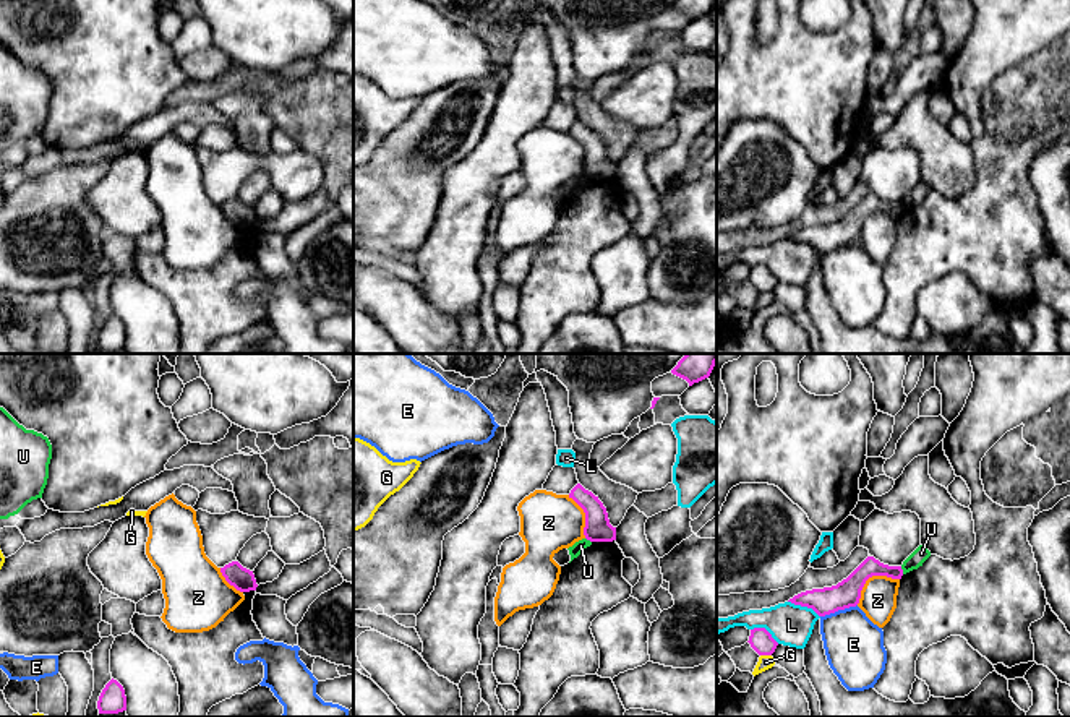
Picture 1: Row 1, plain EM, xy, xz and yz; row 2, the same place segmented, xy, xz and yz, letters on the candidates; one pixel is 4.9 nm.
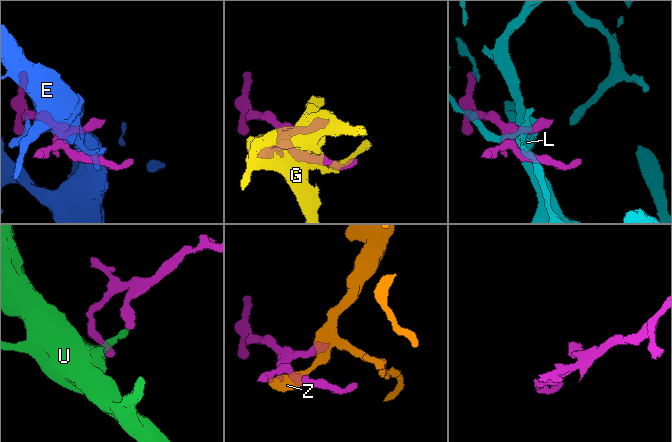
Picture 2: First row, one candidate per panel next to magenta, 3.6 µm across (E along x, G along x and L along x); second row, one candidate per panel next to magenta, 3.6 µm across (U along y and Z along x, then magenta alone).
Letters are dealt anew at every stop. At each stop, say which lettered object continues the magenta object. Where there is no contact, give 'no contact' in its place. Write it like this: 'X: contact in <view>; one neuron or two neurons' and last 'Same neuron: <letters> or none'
E: contact in yz; two neurons
G: contact in yz; two neurons
L: contact in yz; two neurons
U: contact in yz; two neurons
Z: contact in yz; two neurons
Same neuron: none

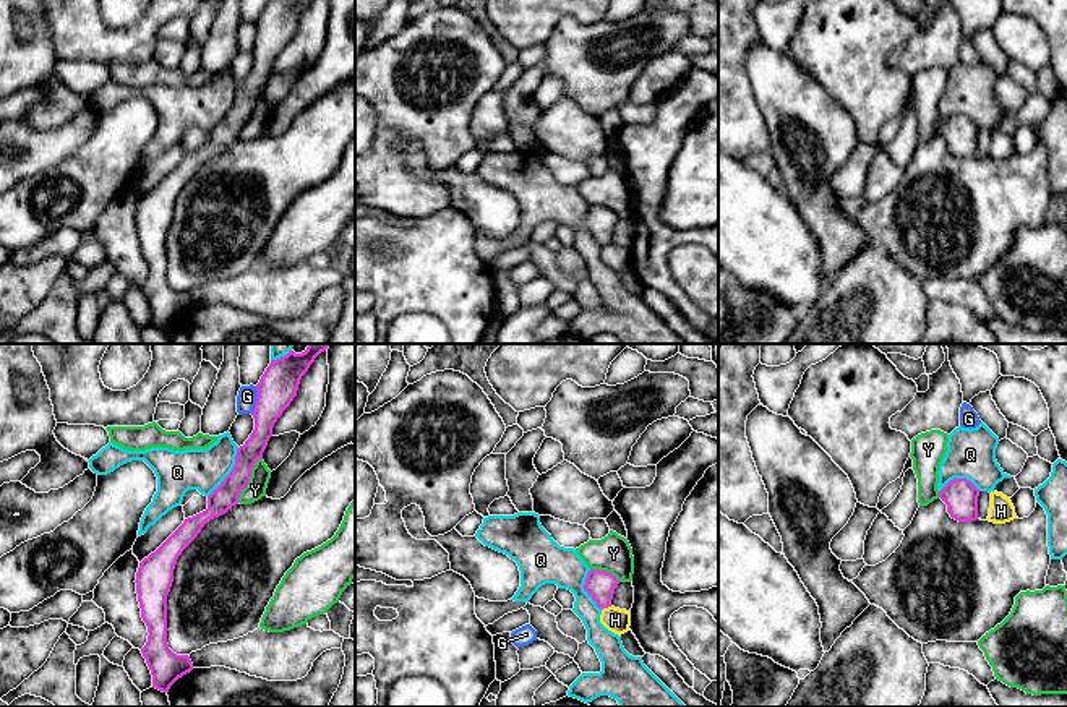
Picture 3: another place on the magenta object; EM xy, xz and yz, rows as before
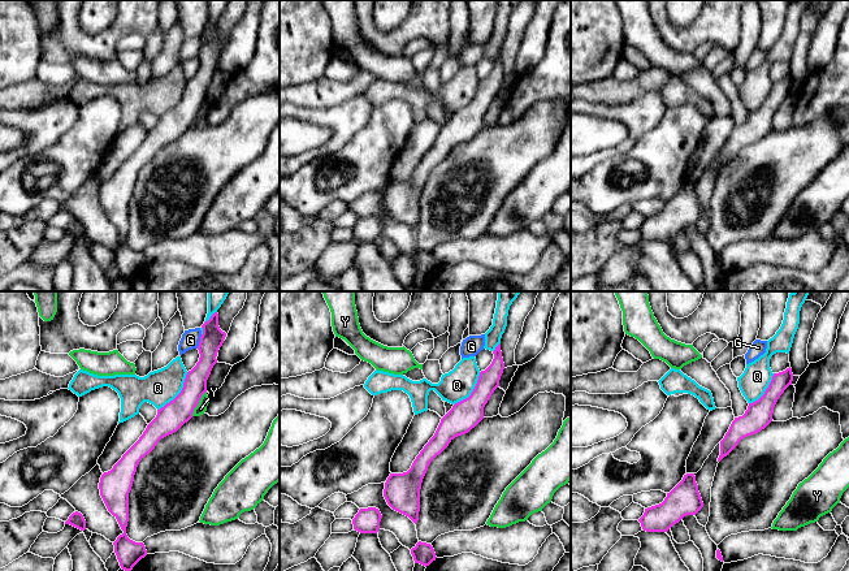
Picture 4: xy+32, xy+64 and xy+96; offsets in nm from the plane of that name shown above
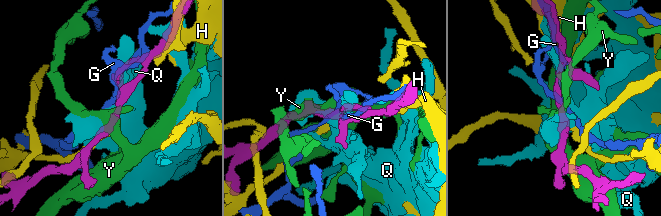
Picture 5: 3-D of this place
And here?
G: contact in xy; two neurons
H: contact in xz; two neurons
Q: contact in xy; two neurons
Y: contact in xy; two neurons
Same neuron: none

